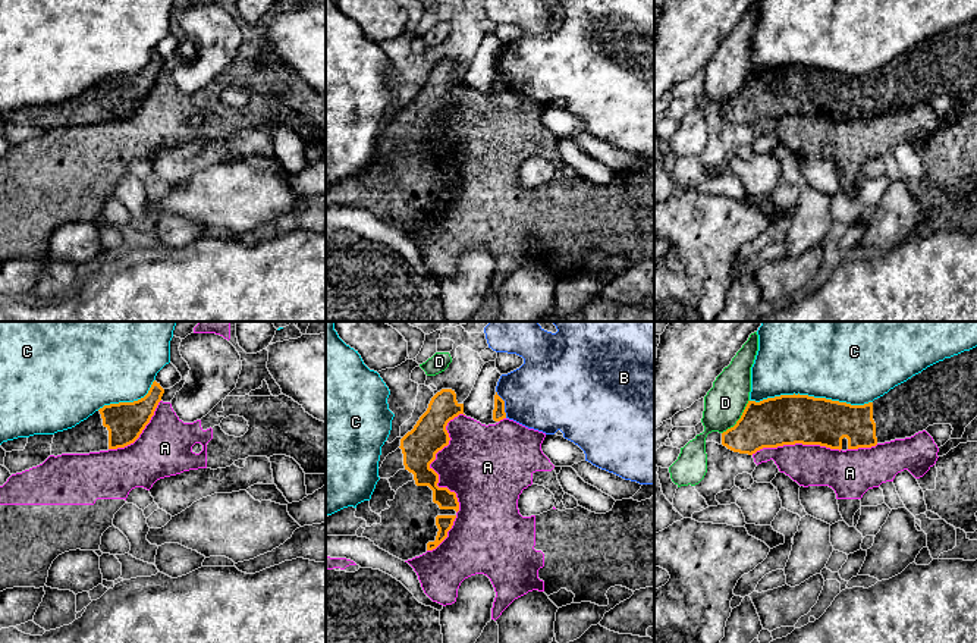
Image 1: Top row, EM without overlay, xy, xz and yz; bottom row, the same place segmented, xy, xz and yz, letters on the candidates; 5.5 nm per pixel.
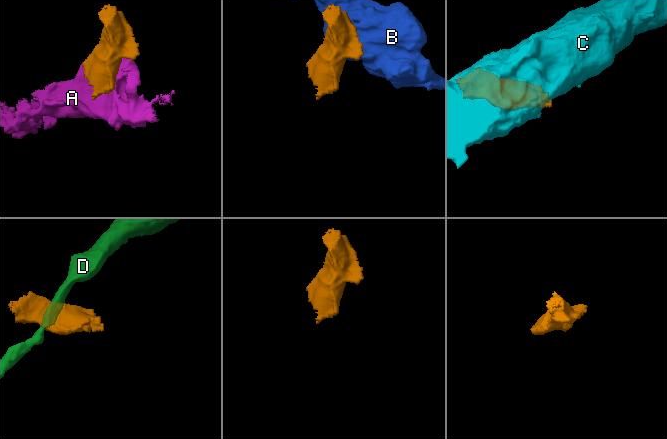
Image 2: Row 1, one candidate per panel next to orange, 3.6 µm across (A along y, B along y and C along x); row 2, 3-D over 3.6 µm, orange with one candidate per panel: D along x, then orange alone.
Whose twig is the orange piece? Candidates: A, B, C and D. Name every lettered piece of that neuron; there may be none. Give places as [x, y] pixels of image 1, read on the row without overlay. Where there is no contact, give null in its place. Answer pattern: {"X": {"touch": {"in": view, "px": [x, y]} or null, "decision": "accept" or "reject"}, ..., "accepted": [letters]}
{"A": {"touch": {"in": "xz", "px": [430, 134]}, "decision": "reject"}, "B": {"touch": {"in": "xz", "px": [503, 75]}, "decision": "reject"}, "C": {"touch": {"in": "yz", "px": [811, 68]}, "decision": "reject"}, "D": {"touch": {"in": "yz", "px": [740, 90]}, "decision": "reject"}, "accepted": []}

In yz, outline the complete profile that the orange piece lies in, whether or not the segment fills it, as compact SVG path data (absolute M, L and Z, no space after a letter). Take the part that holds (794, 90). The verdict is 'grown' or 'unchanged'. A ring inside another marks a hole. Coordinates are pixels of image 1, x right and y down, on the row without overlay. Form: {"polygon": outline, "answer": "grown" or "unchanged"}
{"polygon": "M977 18L864 76L799 65L748 72L736 95L722 104L722 116L748 126L795 115L846 122L911 109L933 95L951 95L951 110L961 110L976 88Z", "answer": "grown"}

